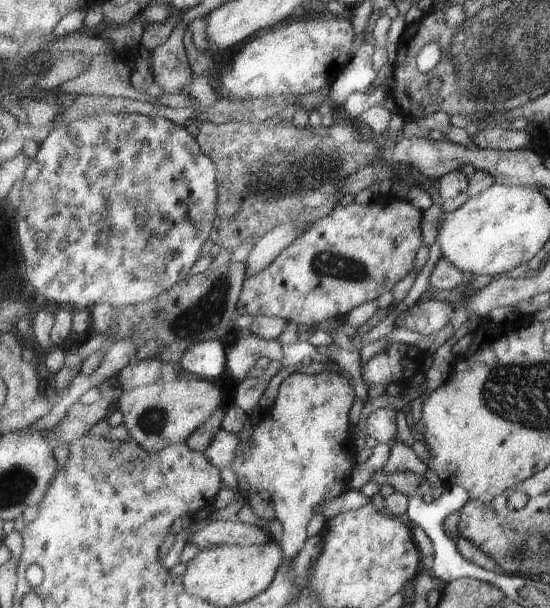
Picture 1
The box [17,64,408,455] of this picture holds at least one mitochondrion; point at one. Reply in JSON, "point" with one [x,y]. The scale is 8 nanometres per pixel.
{"point":[297,170]}

